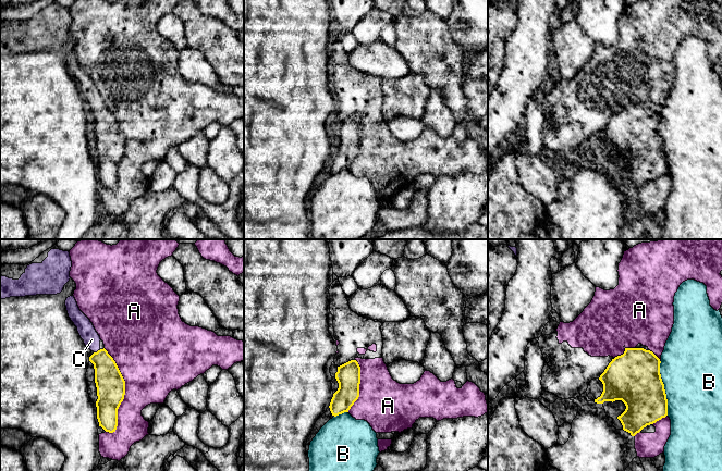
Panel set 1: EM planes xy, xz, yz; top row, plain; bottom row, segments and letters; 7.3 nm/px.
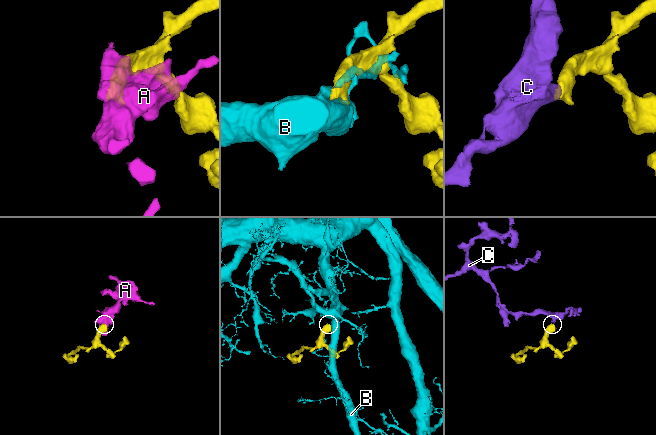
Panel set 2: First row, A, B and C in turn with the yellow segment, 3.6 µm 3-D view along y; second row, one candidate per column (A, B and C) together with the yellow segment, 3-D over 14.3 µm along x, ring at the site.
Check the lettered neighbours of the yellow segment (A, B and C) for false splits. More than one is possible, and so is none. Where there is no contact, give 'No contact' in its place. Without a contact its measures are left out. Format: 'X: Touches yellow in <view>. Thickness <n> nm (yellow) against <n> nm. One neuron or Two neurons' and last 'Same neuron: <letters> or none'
A: Touches yellow in xy. Thickness 220 nm (yellow) against 420 nm. Two neurons
B: Touches yellow in yz. Thickness 380 nm (yellow) against 460 nm. Two neurons
C: Touches yellow in xy. Thickness 200 nm (yellow) against 120 nm. One neuron
Same neuron: C

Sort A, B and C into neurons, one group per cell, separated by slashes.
A / B / C

